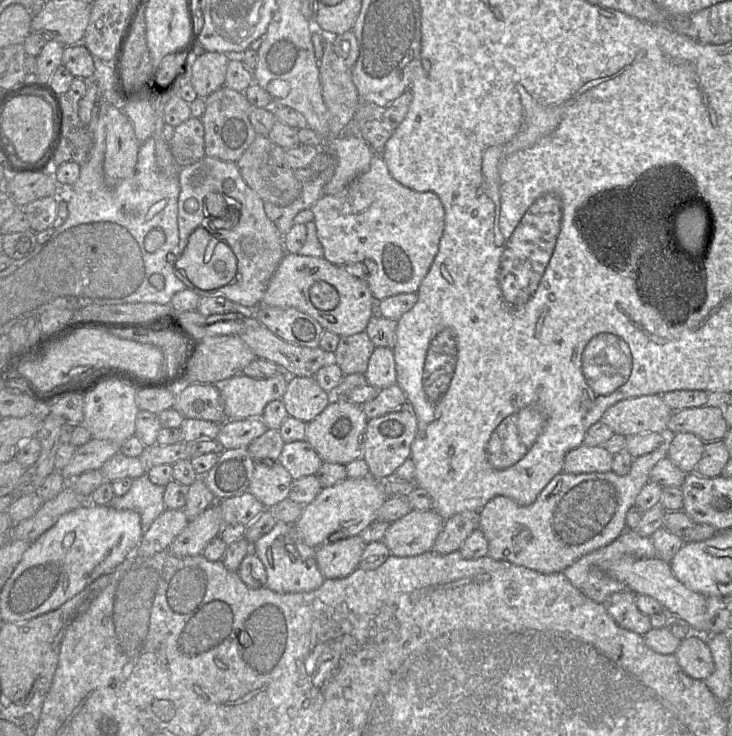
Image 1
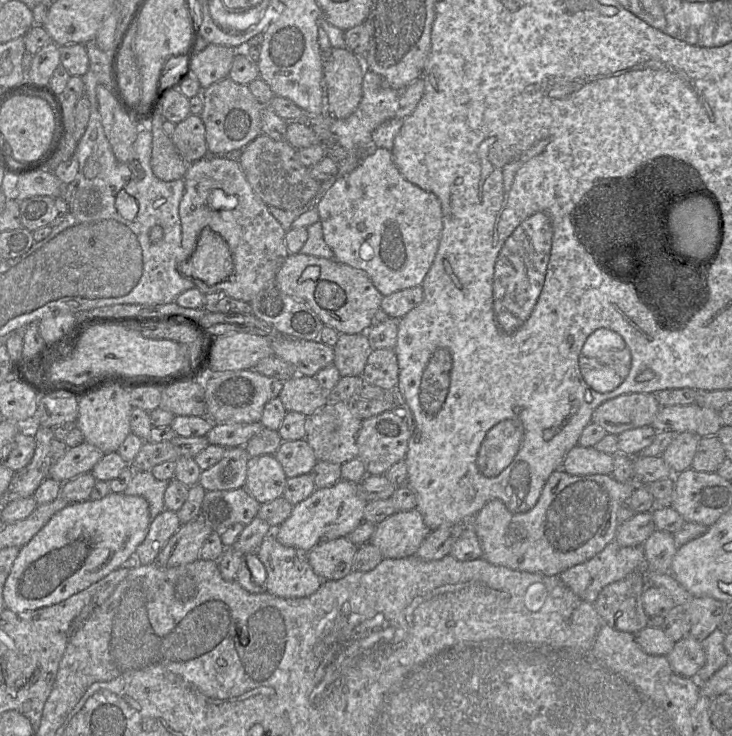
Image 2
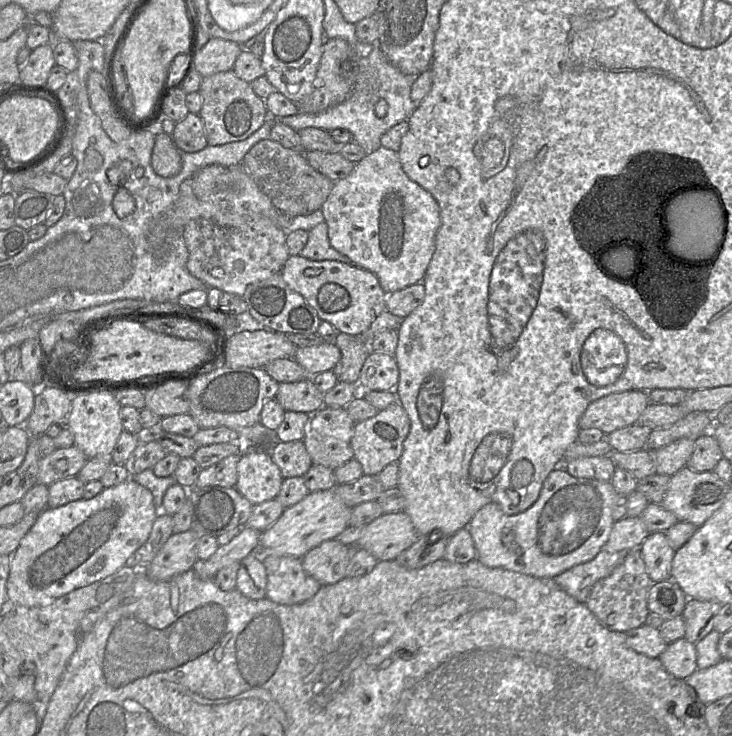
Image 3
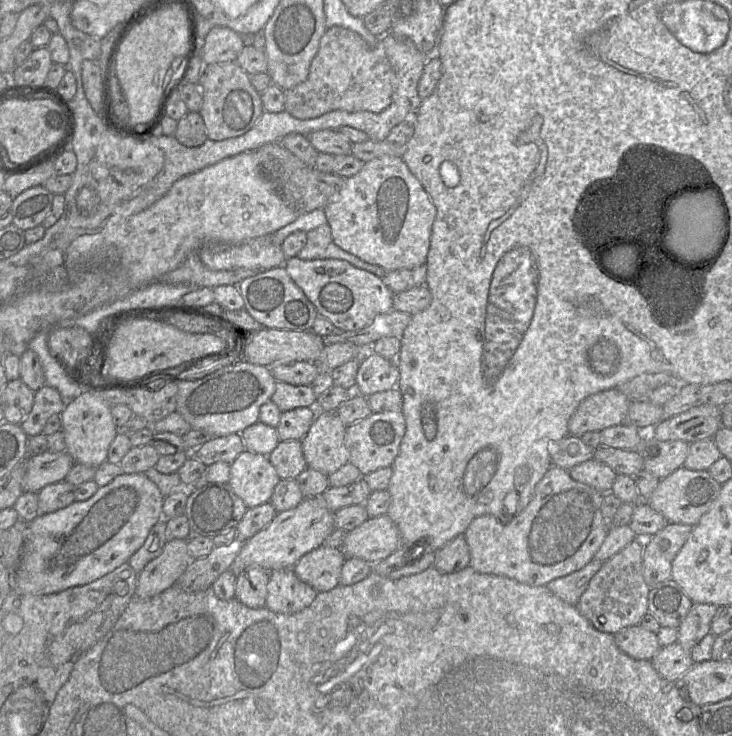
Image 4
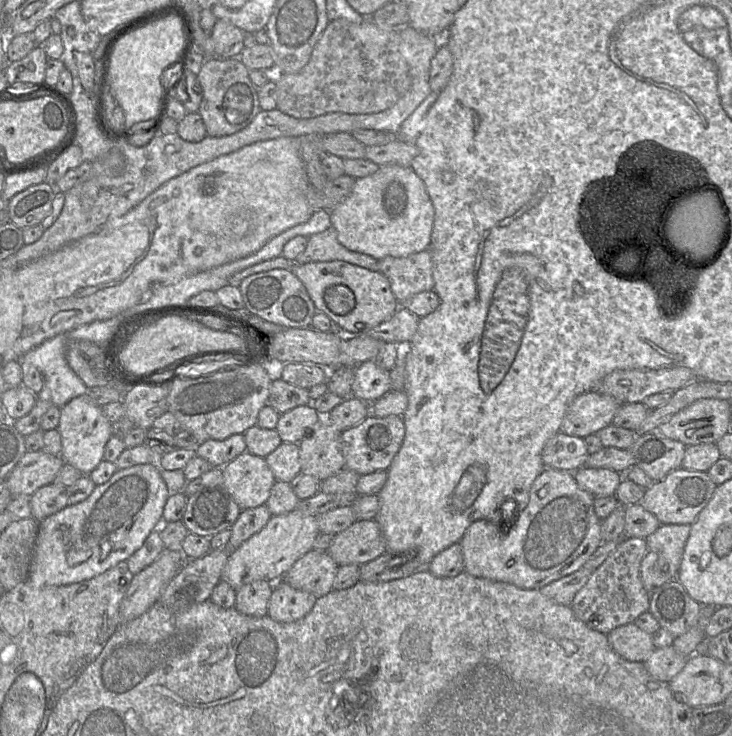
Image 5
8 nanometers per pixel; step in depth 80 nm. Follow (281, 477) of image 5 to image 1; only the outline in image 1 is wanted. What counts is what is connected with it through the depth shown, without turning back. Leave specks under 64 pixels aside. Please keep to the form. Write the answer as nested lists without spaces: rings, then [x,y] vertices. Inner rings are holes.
[[[306,440],[285,443],[278,461],[290,473],[293,480],[315,475],[323,463]]]

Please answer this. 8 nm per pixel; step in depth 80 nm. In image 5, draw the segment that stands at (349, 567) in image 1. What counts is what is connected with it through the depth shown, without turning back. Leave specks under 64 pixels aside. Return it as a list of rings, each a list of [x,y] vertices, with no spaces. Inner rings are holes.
[[[312,549],[294,563],[282,580],[294,589],[319,598],[333,590],[338,568],[327,552]]]

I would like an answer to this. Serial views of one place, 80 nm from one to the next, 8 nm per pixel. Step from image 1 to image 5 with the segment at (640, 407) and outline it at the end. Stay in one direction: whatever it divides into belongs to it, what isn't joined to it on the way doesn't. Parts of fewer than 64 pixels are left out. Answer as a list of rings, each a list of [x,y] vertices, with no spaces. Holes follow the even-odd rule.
[[[596,391],[577,395],[567,408],[560,432],[570,436],[585,438],[612,424],[620,407],[612,396]]]

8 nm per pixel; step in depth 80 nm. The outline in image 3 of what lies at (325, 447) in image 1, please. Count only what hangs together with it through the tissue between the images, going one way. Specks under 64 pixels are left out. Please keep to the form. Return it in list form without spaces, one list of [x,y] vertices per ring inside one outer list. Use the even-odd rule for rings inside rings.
[[[323,406],[310,415],[303,442],[313,464],[335,470],[354,459],[351,439],[355,424],[344,407]]]

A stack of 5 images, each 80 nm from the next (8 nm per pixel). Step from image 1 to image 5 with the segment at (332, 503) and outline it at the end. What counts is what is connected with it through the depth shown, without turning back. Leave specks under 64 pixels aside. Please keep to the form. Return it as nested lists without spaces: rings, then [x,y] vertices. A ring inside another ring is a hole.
[[[297,510],[272,516],[258,533],[230,551],[221,580],[227,582],[236,591],[256,580],[265,580],[274,584],[282,580],[298,559],[313,549],[314,541],[320,533],[316,516],[302,514]]]

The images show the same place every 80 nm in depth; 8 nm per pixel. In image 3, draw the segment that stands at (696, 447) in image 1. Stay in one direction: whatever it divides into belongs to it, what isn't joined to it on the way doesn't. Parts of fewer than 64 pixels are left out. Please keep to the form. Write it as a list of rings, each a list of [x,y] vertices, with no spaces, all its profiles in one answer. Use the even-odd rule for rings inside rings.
[[[680,438],[652,451],[656,461],[656,473],[673,476],[687,465],[693,450],[693,439]]]

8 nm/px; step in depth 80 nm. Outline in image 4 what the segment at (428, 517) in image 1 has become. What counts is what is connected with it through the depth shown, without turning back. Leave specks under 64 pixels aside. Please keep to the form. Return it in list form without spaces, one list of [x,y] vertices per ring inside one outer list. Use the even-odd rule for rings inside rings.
[[[387,515],[368,518],[349,531],[341,547],[346,558],[360,558],[374,565],[402,545],[398,527]]]

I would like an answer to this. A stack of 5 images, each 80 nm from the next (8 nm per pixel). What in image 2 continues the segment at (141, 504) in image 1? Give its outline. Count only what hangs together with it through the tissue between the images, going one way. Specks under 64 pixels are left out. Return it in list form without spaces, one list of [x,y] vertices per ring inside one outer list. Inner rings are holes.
[[[151,471],[134,472],[127,489],[123,493],[146,499],[152,521],[165,510],[164,493],[168,485],[169,481],[157,480]]]

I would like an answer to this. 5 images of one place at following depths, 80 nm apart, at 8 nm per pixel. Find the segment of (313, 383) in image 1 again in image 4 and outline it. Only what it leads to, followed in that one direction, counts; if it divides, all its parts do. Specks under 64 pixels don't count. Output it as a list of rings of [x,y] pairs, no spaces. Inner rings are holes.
[[[276,381],[275,392],[271,401],[281,412],[300,407],[316,408],[318,396],[314,393],[311,385],[291,385]]]

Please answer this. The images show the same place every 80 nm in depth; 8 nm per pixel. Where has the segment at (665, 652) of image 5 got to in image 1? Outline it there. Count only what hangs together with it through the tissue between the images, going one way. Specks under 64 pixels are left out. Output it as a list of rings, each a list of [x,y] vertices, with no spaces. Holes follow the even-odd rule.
[[[691,633],[681,640],[675,652],[678,664],[690,677],[698,680],[707,679],[714,671],[714,660],[706,638]]]

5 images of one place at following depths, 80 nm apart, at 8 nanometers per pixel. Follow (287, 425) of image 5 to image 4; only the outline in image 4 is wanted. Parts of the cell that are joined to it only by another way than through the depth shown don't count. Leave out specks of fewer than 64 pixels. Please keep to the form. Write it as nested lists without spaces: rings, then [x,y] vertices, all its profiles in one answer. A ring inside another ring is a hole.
[[[300,407],[282,412],[276,427],[280,441],[301,441],[319,411],[314,407]]]

